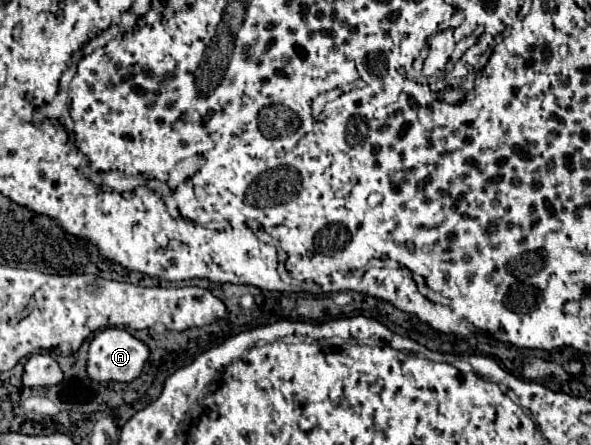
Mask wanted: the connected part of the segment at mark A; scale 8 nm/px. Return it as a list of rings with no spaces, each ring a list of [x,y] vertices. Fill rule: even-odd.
[[[105,328],[95,334],[95,338],[89,344],[89,360],[87,360],[87,372],[91,380],[97,382],[131,382],[141,374],[141,368],[149,356],[147,344],[141,340],[133,338],[127,330],[123,328]]]

